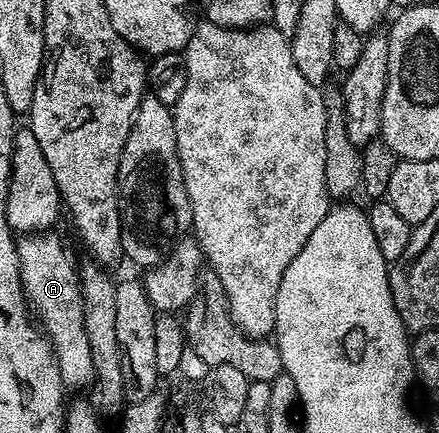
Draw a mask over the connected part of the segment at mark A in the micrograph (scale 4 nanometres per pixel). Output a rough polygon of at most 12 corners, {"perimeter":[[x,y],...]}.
{"perimeter":[[57,233],[17,239],[25,297],[66,388],[94,382],[83,297]]}

